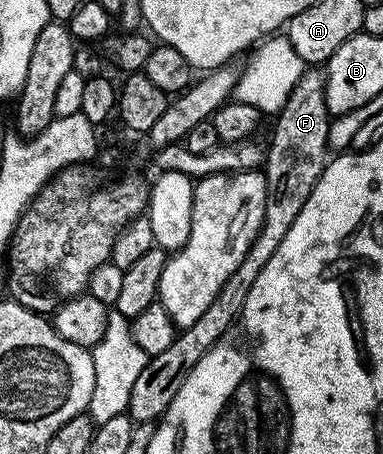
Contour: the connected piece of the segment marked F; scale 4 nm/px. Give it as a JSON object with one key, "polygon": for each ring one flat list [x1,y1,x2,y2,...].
{"polygon":[[304,68,301,79,289,91,289,99,285,99,285,107,274,118,275,130,271,133,271,146,268,144,265,149,265,160,261,166,263,178,267,180,267,198,265,199,265,215,253,243,245,259,241,261,241,267,237,269,225,281,221,291,205,307,201,319,193,323,182,331,176,332,173,343,161,351,161,355,150,358,148,365,137,378,137,383,133,386,132,394,126,412,132,421,140,423,143,421,158,422,159,418,166,413,169,403,173,403,173,395,181,391,181,383,201,363,205,354,218,343,229,331,238,319,245,307,245,299,249,299,249,291,253,287,253,282,257,275,273,259,277,247,281,247,281,242,285,240,285,235,289,235,289,227,293,227,293,222,297,220,297,215,301,215,301,207,309,203,309,195,313,195,313,187,323,177,323,168,329,160,329,127,333,120,333,115,327,106,325,99,325,83,327,74,322,68]]}

